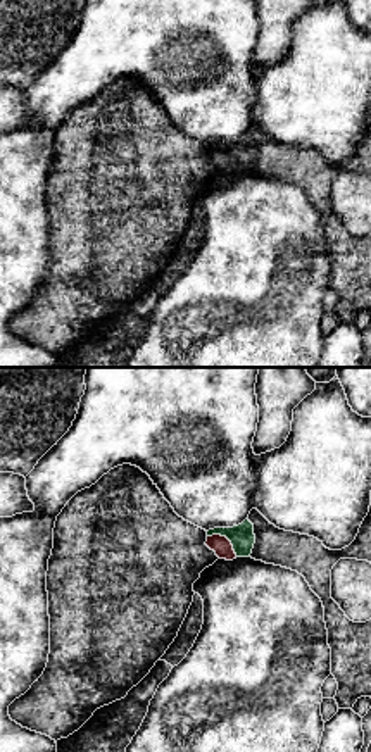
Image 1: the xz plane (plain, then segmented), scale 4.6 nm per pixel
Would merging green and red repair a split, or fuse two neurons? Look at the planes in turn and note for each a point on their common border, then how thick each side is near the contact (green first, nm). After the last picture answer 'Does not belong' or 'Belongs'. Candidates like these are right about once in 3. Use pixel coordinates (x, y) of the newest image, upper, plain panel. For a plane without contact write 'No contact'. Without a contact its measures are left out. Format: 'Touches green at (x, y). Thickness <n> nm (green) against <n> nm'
Touches green at (226, 150). Thickness 120 nm (green) against 90 nm

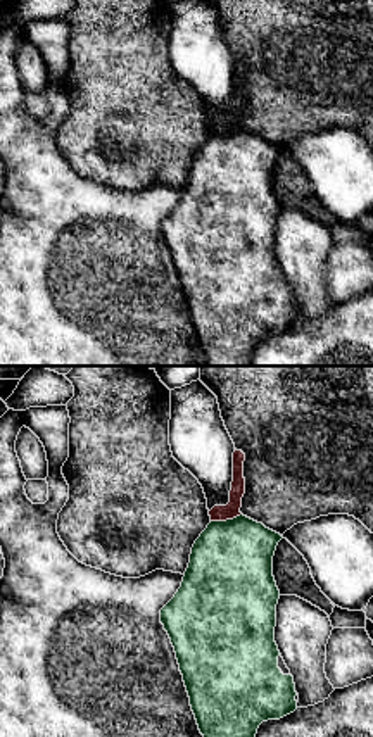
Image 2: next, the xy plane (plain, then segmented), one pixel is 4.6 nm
Touches green at (227, 133). Thickness 400 nm (green) against 80 nm

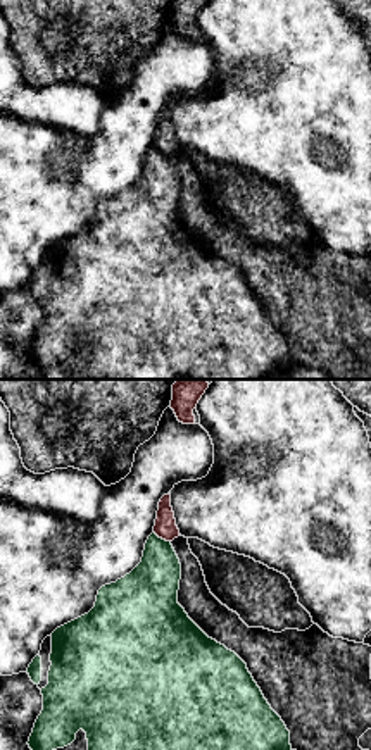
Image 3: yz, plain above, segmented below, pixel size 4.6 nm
Touches green at (161, 152). Thickness 260 nm (green) against 100 nm

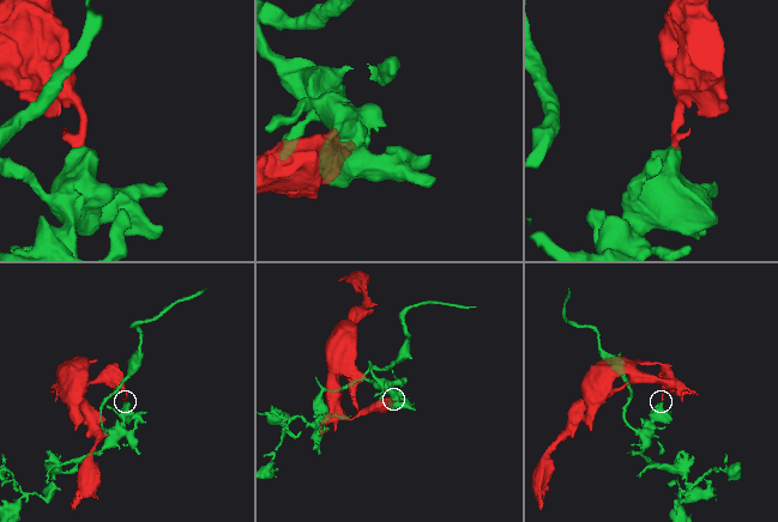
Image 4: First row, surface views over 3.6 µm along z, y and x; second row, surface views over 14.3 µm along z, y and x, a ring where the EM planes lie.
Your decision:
Does not belong

